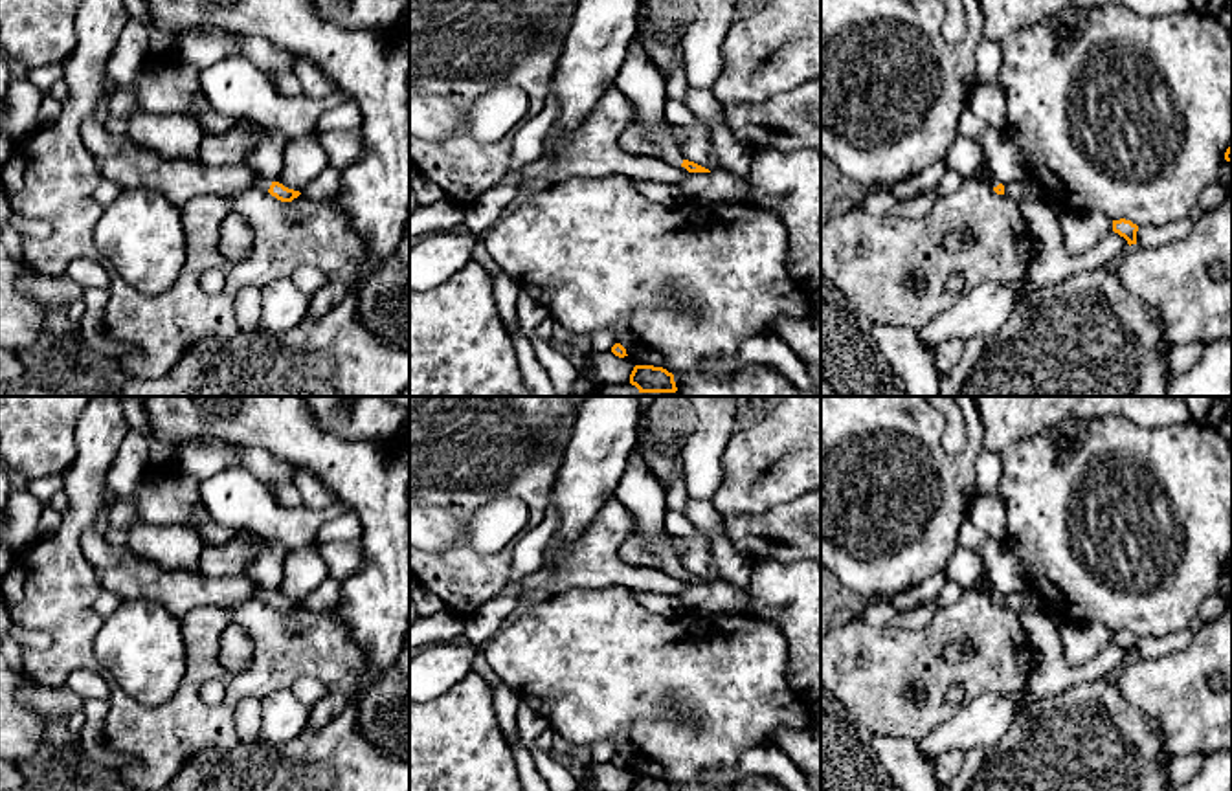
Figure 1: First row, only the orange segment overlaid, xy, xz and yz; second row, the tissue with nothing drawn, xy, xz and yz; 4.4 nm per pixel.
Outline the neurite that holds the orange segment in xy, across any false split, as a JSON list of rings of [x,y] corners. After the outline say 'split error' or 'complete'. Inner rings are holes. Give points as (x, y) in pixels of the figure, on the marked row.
[[[239,123],[228,132],[202,136],[202,165],[211,169],[242,165],[253,173],[255,187],[268,191],[281,202],[292,202],[301,193],[272,182],[250,167],[250,156],[255,150],[263,128],[253,123]]]; split error

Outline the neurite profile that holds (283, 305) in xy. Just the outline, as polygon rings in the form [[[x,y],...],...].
[[[279,279],[261,288],[261,327],[279,334],[307,318],[310,295],[301,292],[294,281]]]

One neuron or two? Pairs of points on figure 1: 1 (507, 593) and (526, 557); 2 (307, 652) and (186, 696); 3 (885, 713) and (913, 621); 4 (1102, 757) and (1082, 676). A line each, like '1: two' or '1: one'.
1: one
2: one
3: two
4: two

